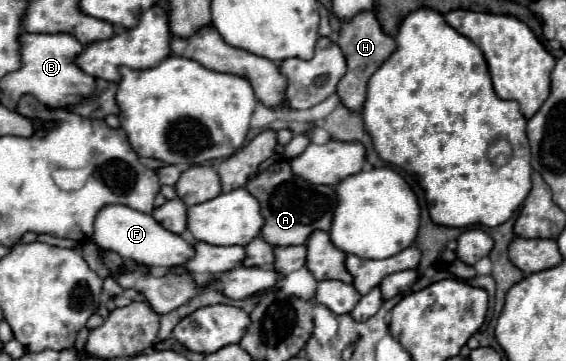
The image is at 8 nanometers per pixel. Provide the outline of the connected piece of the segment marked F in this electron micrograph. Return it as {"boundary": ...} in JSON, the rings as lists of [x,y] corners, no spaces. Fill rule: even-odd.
{"boundary":[[[105,205],[95,217],[91,241],[105,251],[115,251],[123,259],[145,267],[177,267],[193,257],[193,245],[181,235],[163,229],[151,215],[135,211],[127,205]]]}

